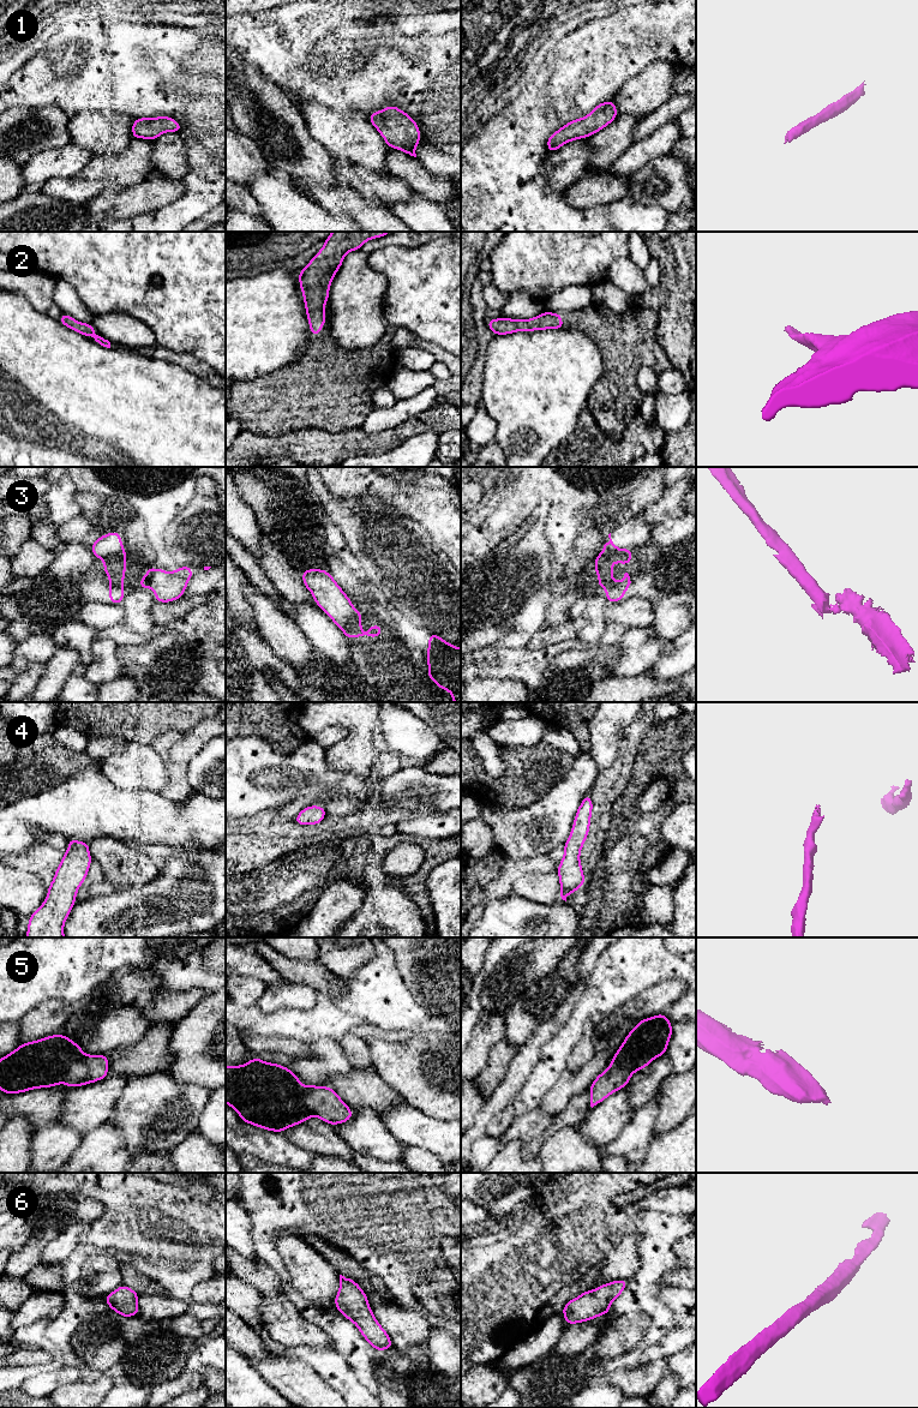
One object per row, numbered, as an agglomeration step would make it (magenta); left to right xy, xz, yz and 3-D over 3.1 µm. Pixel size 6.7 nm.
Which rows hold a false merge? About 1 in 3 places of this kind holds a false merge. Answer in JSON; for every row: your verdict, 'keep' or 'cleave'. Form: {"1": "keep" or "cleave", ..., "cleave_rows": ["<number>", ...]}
{"1": "keep", "2": "keep", "3": "cleave", "4": "keep", "5": "keep", "6": "keep", "cleave_rows": ["3"]}

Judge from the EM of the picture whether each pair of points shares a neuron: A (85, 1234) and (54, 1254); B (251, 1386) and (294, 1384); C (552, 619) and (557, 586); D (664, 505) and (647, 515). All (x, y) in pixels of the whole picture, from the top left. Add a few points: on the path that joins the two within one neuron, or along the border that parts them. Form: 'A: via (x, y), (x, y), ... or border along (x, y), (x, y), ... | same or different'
A: via (78, 1234), (73, 1235), (61, 1247) | same
B: border along (251, 1365), (282, 1395) | different
C: via (557, 611), (557, 594) | same
D: via (660, 509), (650, 514) | same

